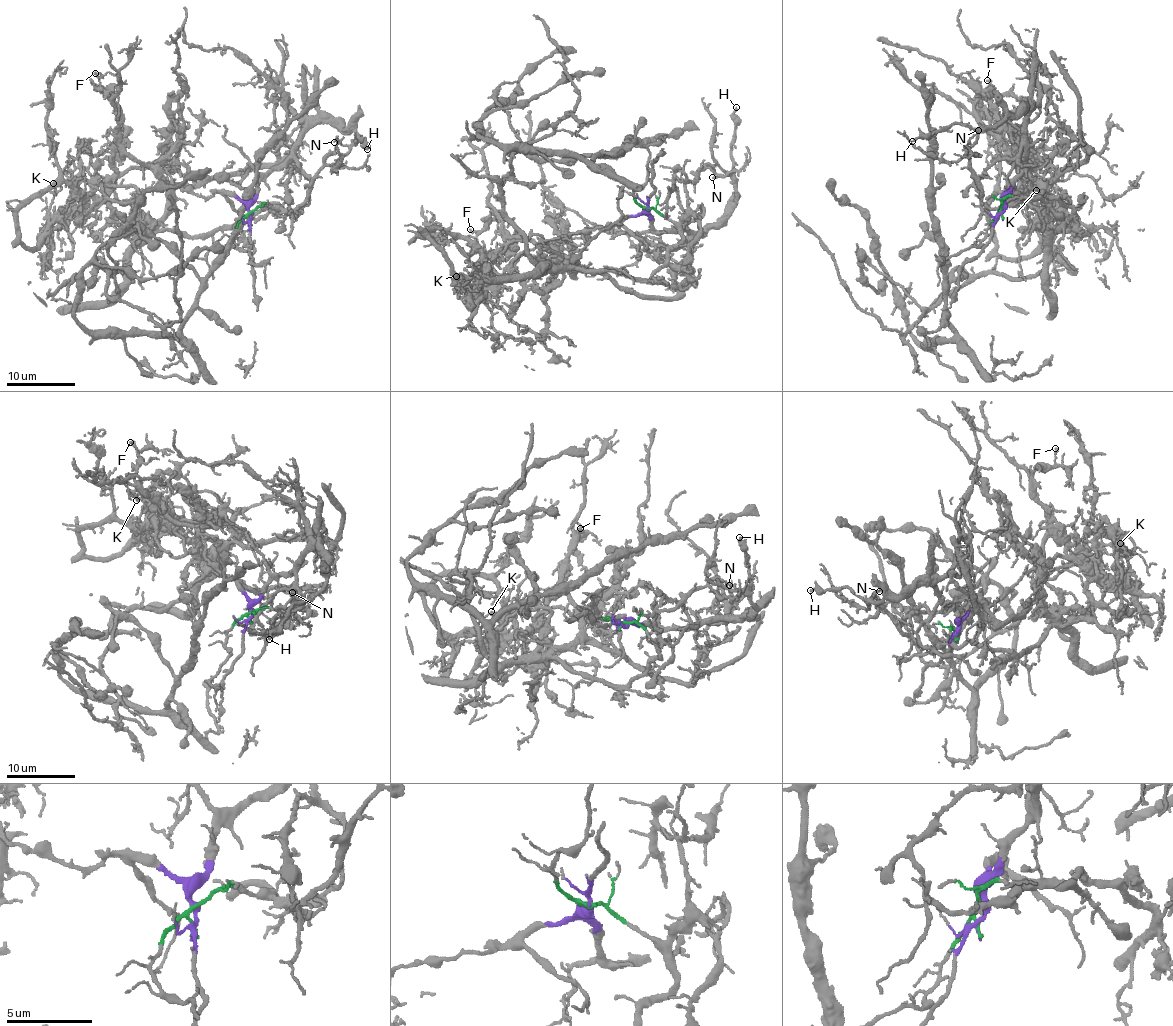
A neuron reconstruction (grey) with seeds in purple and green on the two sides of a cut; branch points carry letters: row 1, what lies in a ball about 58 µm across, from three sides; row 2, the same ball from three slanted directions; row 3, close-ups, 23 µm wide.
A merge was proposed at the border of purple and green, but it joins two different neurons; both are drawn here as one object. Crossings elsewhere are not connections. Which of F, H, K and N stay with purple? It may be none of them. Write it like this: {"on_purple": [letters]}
{"on_purple": ["H", "N"]}

